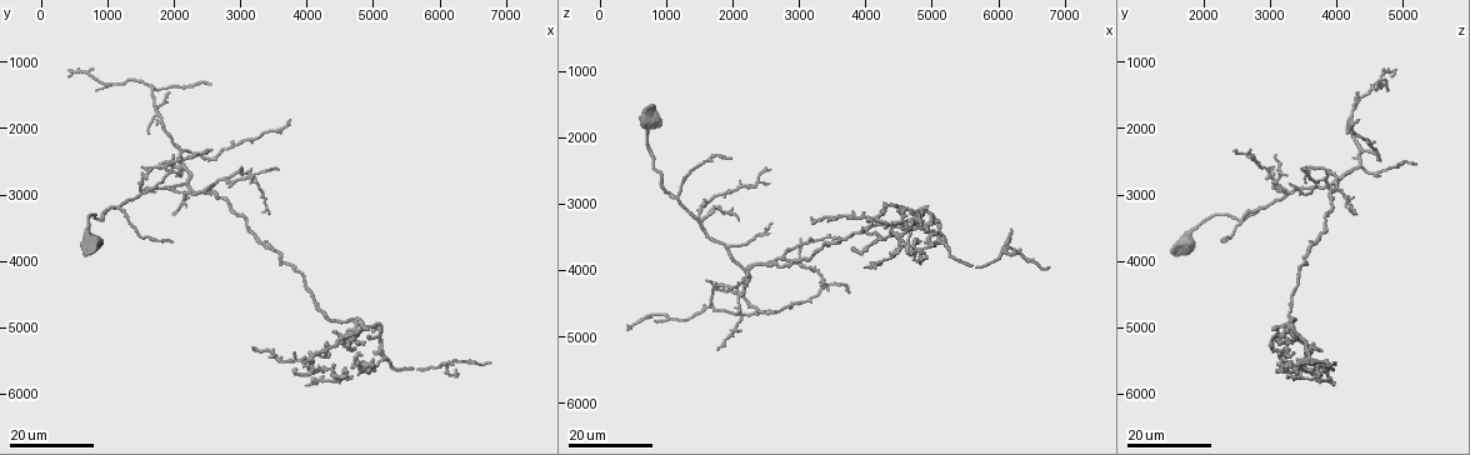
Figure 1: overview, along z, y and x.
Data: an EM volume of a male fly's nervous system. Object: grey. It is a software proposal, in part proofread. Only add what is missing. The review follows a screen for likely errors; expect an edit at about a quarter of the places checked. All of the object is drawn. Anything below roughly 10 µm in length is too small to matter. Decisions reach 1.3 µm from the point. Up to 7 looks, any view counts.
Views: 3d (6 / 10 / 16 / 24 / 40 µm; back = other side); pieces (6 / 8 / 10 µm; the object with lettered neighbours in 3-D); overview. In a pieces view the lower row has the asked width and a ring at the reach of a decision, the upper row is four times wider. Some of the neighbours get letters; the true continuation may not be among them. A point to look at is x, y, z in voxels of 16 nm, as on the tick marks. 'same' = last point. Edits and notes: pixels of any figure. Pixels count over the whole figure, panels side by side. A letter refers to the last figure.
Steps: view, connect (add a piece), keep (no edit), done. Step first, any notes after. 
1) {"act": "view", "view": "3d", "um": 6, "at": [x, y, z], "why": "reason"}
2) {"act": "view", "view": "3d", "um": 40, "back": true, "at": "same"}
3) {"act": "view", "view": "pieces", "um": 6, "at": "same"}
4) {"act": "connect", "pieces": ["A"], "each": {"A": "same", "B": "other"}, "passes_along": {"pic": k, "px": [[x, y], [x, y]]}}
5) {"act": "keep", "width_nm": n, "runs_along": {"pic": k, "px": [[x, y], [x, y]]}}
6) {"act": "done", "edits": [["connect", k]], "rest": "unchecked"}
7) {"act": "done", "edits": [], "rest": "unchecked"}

{"act": "view", "view": "3d", "um": 16, "at": [4400, 5700, 3250], "why": "free end"}

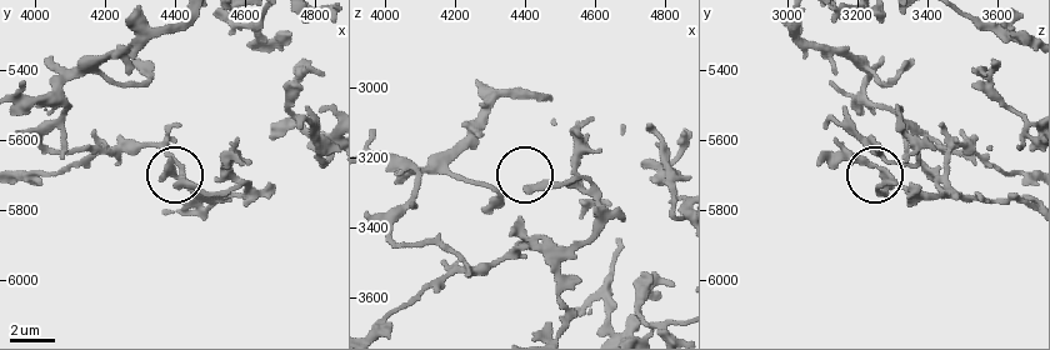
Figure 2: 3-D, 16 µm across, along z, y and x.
{"act": "view", "view": "pieces", "um": 10, "at": [4410, 5730, 3300]}

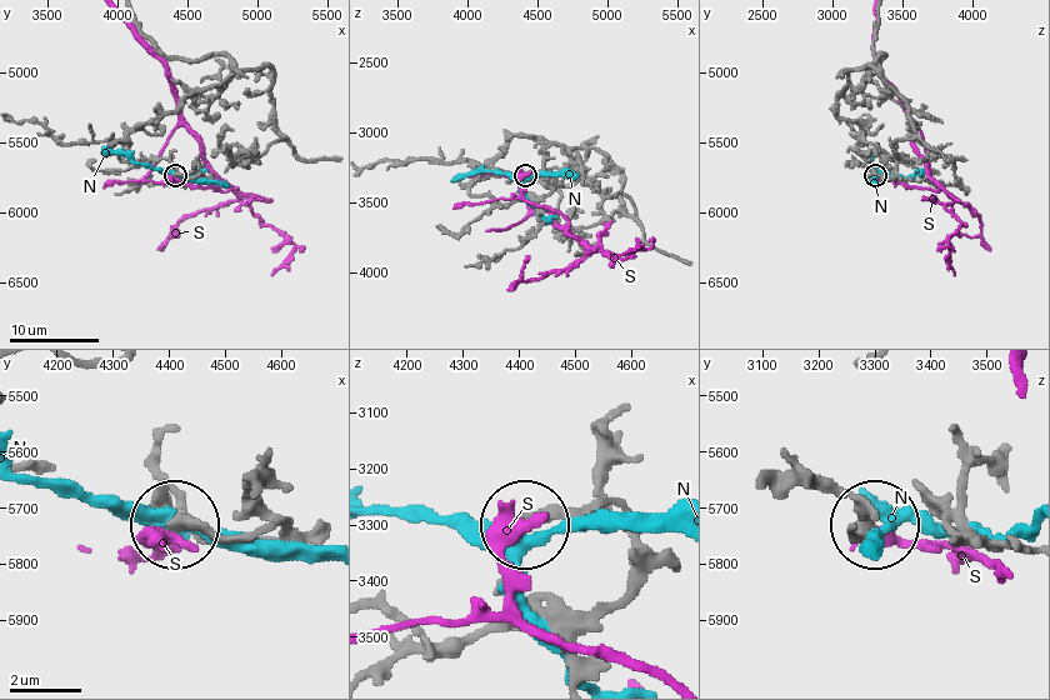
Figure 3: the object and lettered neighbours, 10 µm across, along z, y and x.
{"act": "keep", "each": {"N": "other", "S": "other"}, "found": "none of them fits"}

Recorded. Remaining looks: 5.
{"act": "view", "view": "3d", "um": 16, "at": [4100, 5700, 3300], "why": "tapers out"}

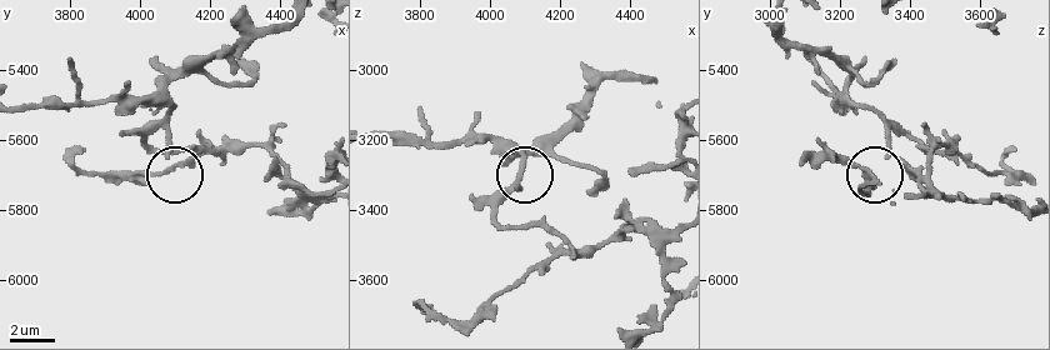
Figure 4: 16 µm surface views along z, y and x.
{"act": "view", "view": "pieces", "um": 10, "at": [4080, 5650, 3340], "why": "see the neighbours"}

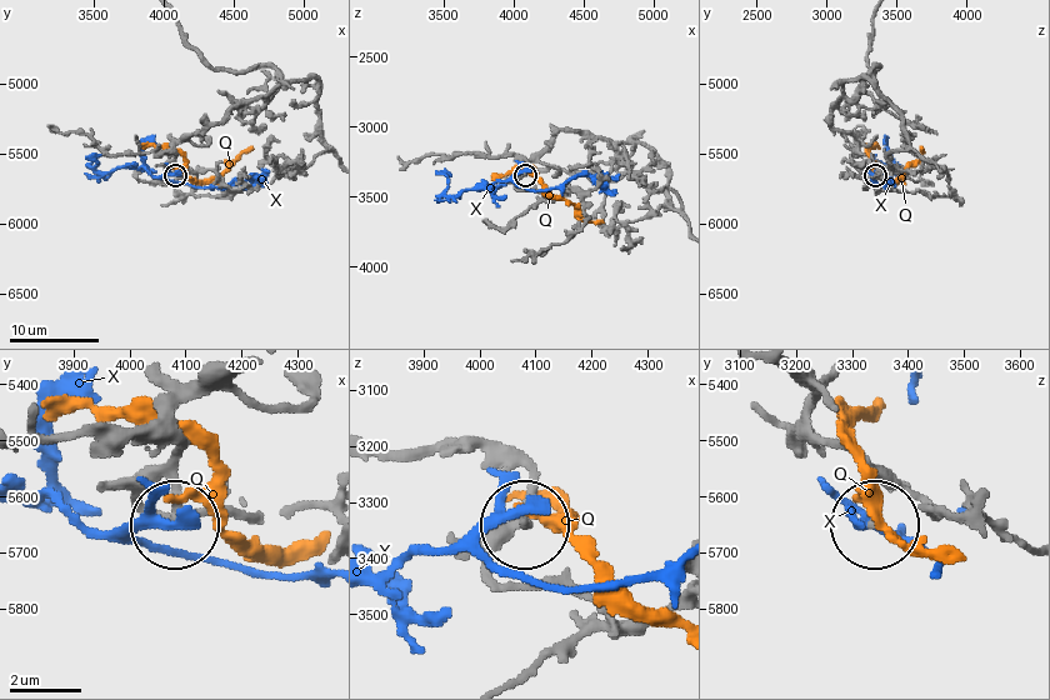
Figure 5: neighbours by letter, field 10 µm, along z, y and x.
{"act": "keep", "each": {"Q": "other", "X": "other"}, "runs_along": {"pic": 5, "px": [[215, 371], [170, 423], [179, 440], [173, 518]]}, "found": "none of them fits"}

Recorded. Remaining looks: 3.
{"act": "view", "view": "3d", "um": 24, "at": [3800, 5350, 3100], "why": "branch stops here"}

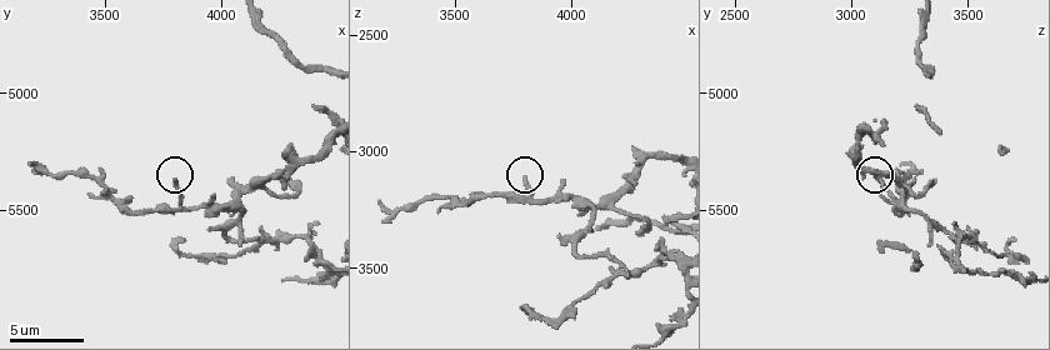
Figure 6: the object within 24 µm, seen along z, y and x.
{"act": "view", "view": "pieces", "um": 8, "at": [3800, 5370, 3130]}

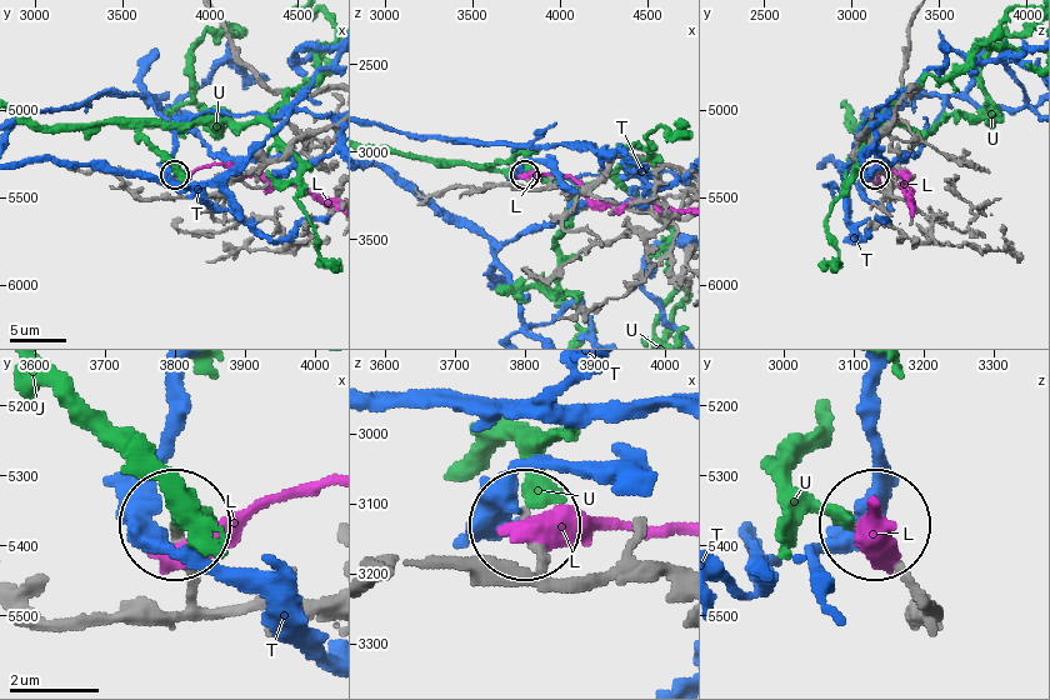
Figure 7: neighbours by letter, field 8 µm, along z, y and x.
{"act": "keep", "each": {"L": "other", "T": "other", "U": "other"}, "found": "no lettered piece goes on from it"}

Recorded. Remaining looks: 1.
{"act": "done", "edits": [], "rest": "unchecked"}

